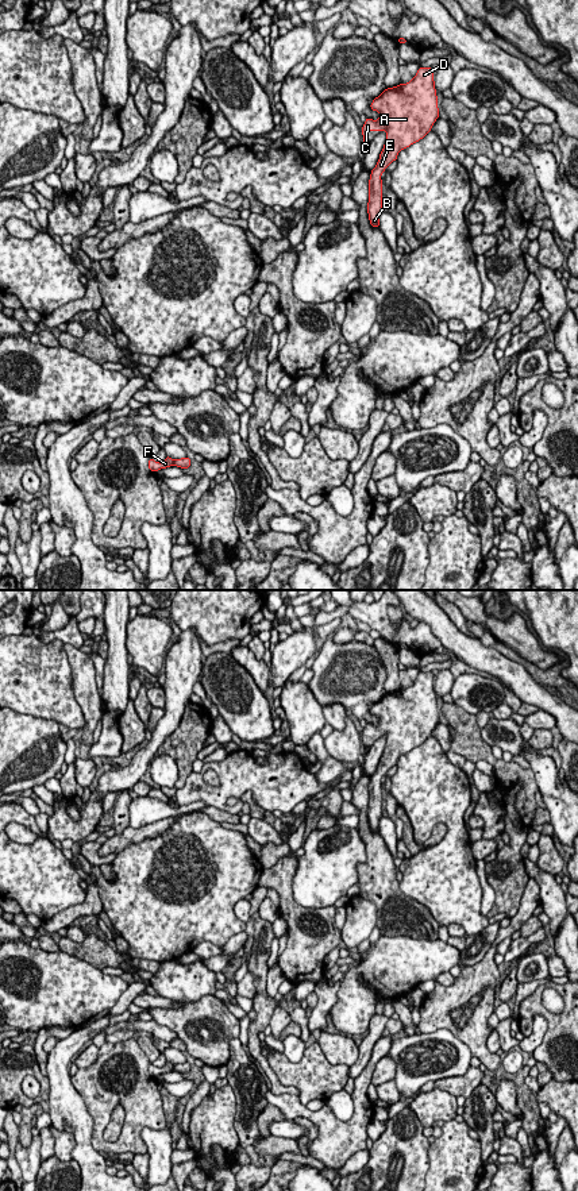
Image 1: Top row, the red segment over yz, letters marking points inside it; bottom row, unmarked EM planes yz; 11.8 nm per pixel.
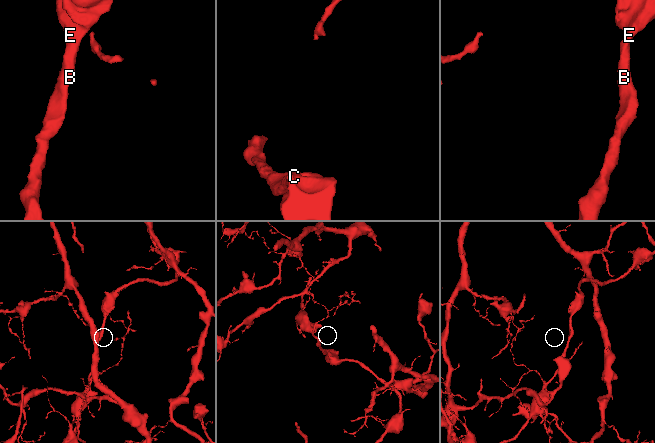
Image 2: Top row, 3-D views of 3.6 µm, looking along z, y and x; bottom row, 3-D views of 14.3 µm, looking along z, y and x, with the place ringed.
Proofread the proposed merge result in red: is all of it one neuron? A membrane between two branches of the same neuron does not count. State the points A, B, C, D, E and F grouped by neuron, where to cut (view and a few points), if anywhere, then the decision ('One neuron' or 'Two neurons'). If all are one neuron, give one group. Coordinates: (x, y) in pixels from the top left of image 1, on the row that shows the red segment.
Groups: A B C D E / F. Split along yz (174, 461), (172, 463). Two neurons

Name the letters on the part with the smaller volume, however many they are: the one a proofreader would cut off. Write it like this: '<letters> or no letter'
A, B, C, D, E

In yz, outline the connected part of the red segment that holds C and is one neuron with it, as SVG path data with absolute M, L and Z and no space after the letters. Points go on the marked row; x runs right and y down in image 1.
M419 68L408 84L388 88L370 104L379 113L375 122L366 119L362 127L363 143L367 131L386 131L384 149L369 180L367 213L370 224L379 228L382 212L381 174L397 159L401 150L423 139L439 117L438 96L432 68Z

